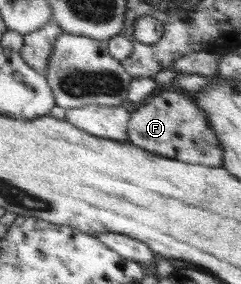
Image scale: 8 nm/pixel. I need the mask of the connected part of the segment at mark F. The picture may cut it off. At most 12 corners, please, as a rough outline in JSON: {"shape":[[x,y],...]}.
{"shape":[[185,92],[131,114],[128,141],[186,163],[223,166],[217,131]]}

